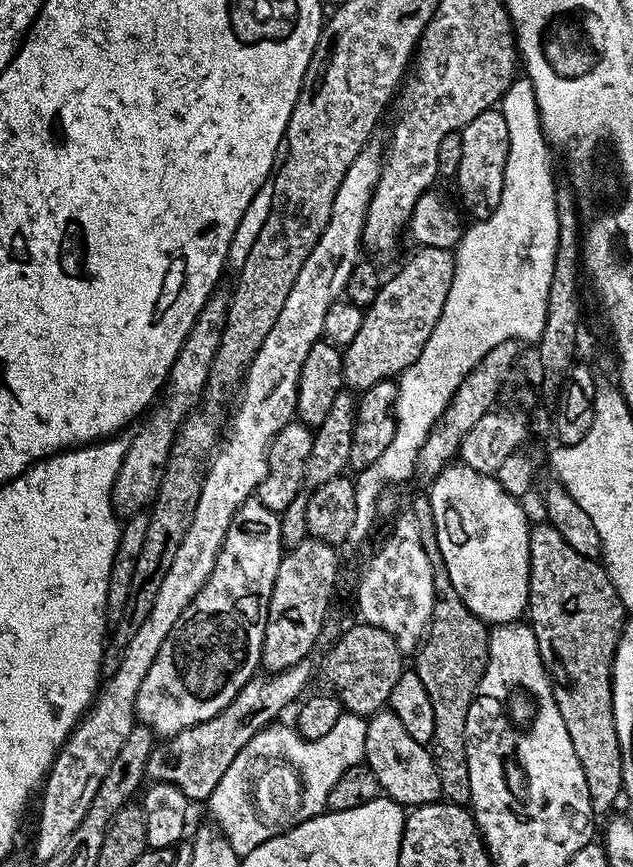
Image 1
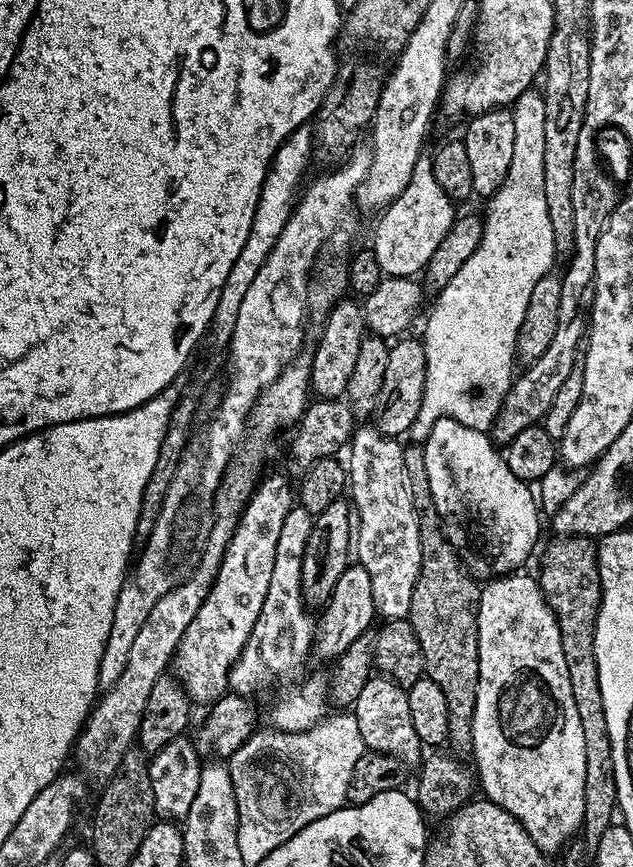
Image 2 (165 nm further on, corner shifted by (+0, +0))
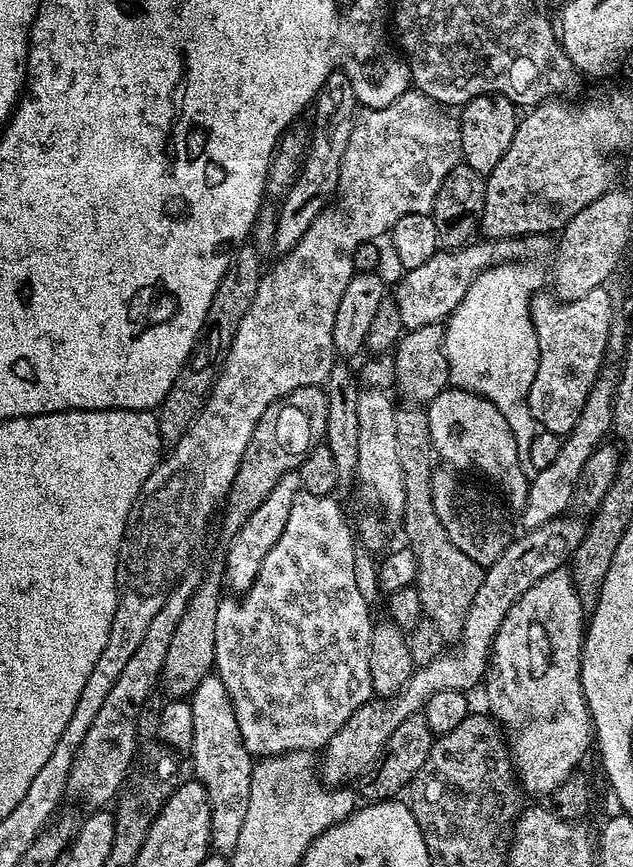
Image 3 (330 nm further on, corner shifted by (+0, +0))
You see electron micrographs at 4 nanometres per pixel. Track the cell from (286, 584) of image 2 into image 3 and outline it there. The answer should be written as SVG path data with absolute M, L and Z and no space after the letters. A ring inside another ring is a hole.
M303 490L297 492L294 498L294 506L290 506L290 518L286 518L286 530L282 530L282 538L278 538L278 542L274 542L274 550L270 550L270 554L266 554L266 562L262 562L262 570L258 570L258 578L254 578L254 586L250 586L250 590L243 593L239 598L232 598L236 600L228 600L228 598L221 599L220 605L218 606L218 623L214 625L214 650L216 651L214 670L215 673L222 678L222 682L226 686L226 690L232 699L234 714L238 718L238 730L242 734L242 742L246 746L246 750L252 753L253 757L256 758L283 756L285 752L315 753L317 750L323 749L324 745L330 742L330 738L334 738L334 734L338 734L338 730L342 730L342 726L345 722L347 722L362 705L373 699L374 696L372 683L370 682L370 634L372 633L374 617L368 613L368 600L360 593L360 584L356 581L356 552L358 553L358 541L354 535L354 528L350 520L348 524L348 520L344 517L344 512L340 509L340 504L336 499L337 497L335 495L318 497L315 494L306 493ZM264 736L268 736L268 740L272 740L272 744L264 744Z

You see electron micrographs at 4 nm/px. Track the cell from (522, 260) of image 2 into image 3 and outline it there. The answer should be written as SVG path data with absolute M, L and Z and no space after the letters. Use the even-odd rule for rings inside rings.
M535 263L495 264L478 274L478 278L470 282L466 298L458 302L444 324L444 353L448 363L449 385L478 394L494 404L510 425L510 434L518 446L518 458L526 466L530 462L530 442L534 442L538 431L528 405L530 386L534 386L534 374L538 374L538 338L532 325L530 306L534 293L539 289L536 287L540 284L540 272L532 264Z

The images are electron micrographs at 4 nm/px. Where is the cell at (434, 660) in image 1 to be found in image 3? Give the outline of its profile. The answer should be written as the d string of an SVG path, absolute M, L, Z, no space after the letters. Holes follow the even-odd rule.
M420 406L397 407L394 418L394 442L398 442L398 463L402 466L402 490L406 490L404 507L404 536L407 547L416 559L416 583L421 598L423 615L438 628L445 642L460 639L470 602L478 594L476 584L482 586L483 568L472 568L468 557L450 542L446 530L435 514L431 497L431 476L434 469L434 449L430 438L430 422L427 411Z

